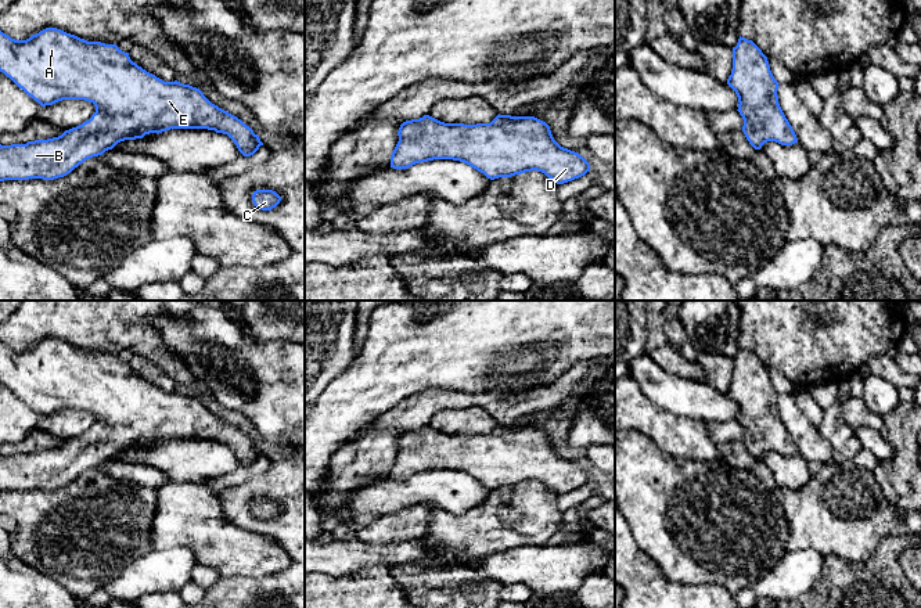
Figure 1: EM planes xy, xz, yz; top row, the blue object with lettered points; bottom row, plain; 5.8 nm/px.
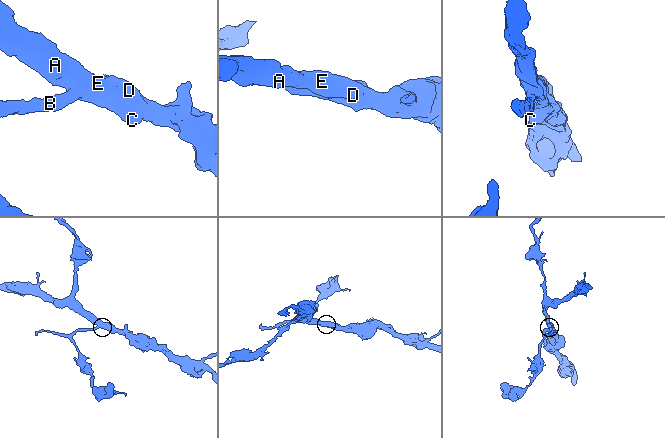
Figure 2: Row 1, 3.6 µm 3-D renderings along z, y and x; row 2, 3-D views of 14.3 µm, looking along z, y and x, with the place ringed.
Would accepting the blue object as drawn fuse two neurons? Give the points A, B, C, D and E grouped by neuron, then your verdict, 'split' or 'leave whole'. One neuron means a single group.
groups A B C D E; leave whole

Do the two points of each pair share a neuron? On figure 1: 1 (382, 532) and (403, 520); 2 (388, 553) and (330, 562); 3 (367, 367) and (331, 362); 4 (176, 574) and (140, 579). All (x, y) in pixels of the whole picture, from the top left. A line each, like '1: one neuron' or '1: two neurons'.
1: one neuron
2: one neuron
3: two neurons
4: one neuron

